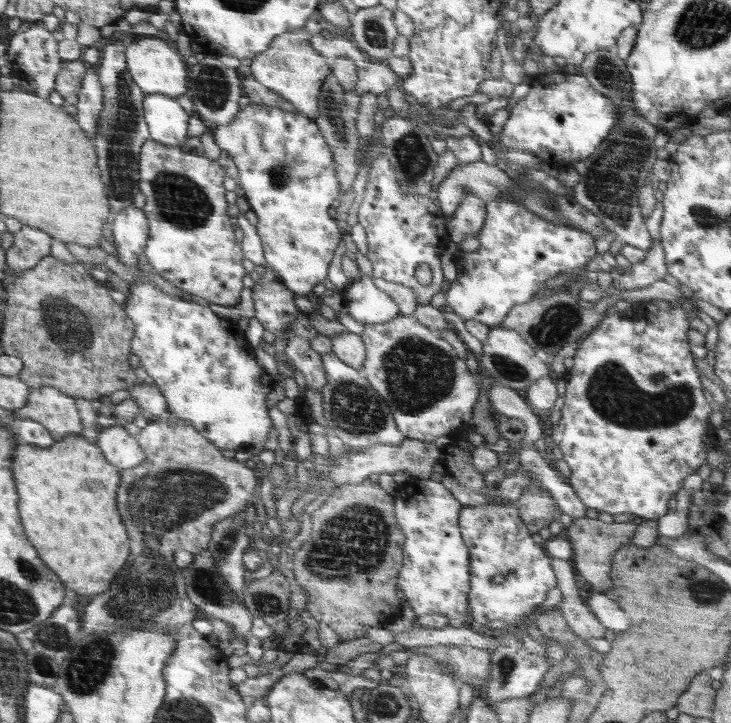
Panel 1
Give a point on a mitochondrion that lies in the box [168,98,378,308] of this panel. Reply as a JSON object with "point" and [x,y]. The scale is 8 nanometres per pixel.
{"point":[279,175]}

